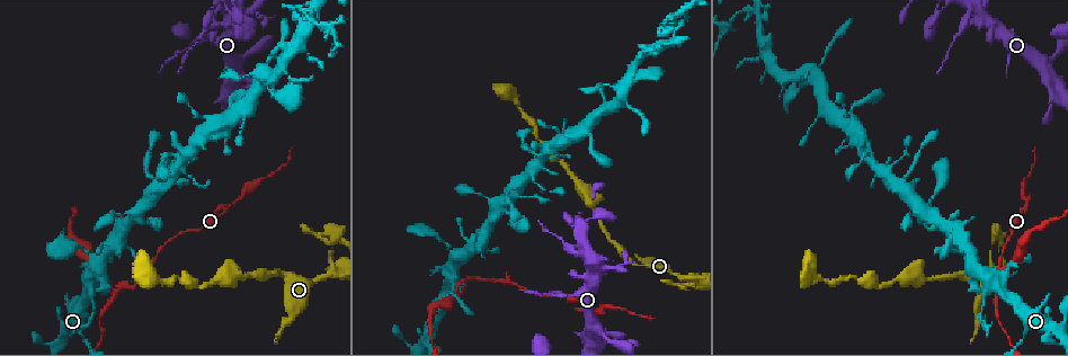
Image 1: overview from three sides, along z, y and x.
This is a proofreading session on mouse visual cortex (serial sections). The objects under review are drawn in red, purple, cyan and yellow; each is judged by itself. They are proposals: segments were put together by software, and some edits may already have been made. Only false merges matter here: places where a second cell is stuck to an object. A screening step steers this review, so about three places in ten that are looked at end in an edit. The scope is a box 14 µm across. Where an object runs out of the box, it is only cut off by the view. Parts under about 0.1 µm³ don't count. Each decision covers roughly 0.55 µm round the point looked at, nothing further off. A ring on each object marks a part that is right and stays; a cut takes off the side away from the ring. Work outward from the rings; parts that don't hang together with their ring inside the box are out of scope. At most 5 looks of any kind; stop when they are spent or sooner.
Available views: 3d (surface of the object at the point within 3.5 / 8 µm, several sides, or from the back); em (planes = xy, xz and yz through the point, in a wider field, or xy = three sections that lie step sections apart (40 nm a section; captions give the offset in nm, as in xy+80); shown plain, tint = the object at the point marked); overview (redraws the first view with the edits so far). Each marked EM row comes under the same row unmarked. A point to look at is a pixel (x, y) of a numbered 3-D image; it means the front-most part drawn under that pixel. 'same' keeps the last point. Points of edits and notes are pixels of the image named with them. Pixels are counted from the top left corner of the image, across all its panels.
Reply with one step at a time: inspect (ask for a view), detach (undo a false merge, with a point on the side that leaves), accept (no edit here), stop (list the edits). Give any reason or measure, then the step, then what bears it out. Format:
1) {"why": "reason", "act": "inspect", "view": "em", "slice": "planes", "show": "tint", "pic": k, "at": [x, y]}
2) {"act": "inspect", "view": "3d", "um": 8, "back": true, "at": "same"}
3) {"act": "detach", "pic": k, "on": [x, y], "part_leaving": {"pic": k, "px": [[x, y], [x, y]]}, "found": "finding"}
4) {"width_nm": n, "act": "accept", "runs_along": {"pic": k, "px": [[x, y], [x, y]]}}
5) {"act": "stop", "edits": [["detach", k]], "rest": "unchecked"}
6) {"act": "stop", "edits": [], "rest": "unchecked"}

{"why": "a fork", "act": "inspect", "view": "3d", "um": 8, "pic": 1, "at": [116, 291]}

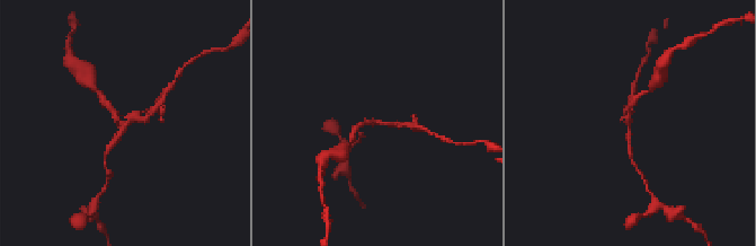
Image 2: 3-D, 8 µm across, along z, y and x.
{"arms": 3, "arm_widths_nm": [150, 150, 150], "why": "now the EM", "act": "inspect", "view": "em", "slice": "xy", "step": 1, "show": "tint", "pic": 2, "at": [380, 123]}

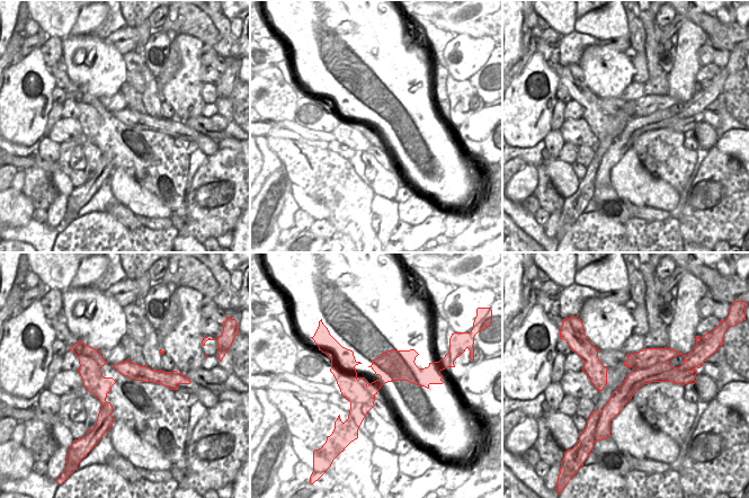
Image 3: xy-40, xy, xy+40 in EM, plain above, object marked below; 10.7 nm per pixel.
{"act": "detach", "pic": 2, "on": [107, 104], "part_leaving": {"pic": 2, "px": [[123, 124], [98, 93]]}, "found": "two cells meet here"}

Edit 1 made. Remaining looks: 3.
{"why": "abrupt turn", "act": "inspect", "view": "3d", "um": 3.5, "pic": 1, "at": [519, 185]}

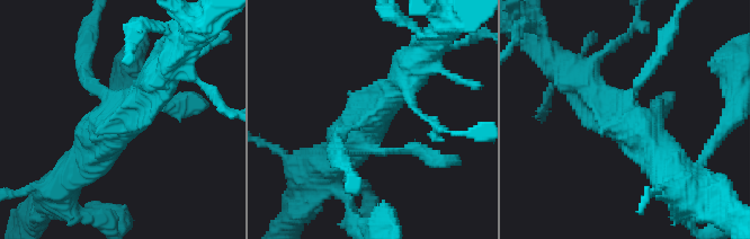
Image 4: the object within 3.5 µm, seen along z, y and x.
{"act": "inspect", "view": "em", "slice": "planes", "show": "tint", "pic": 4, "at": [364, 120]}

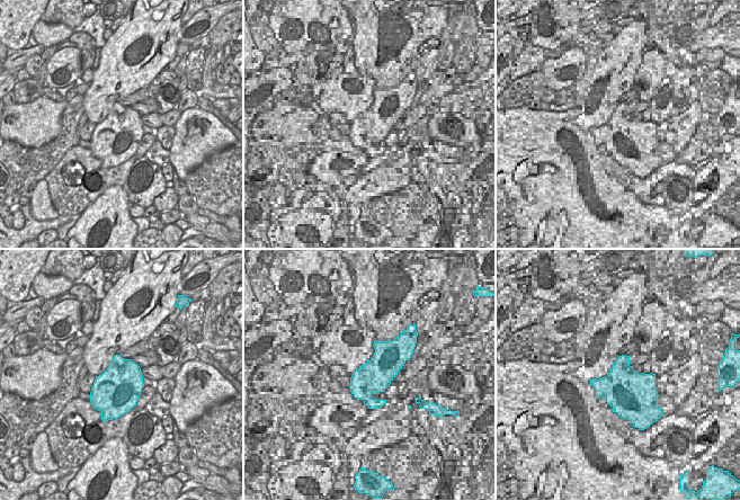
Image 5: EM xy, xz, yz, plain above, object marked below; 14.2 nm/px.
{"act": "inspect", "view": "em", "slice": "xy", "step": 1, "show": "tint", "at": "same"}

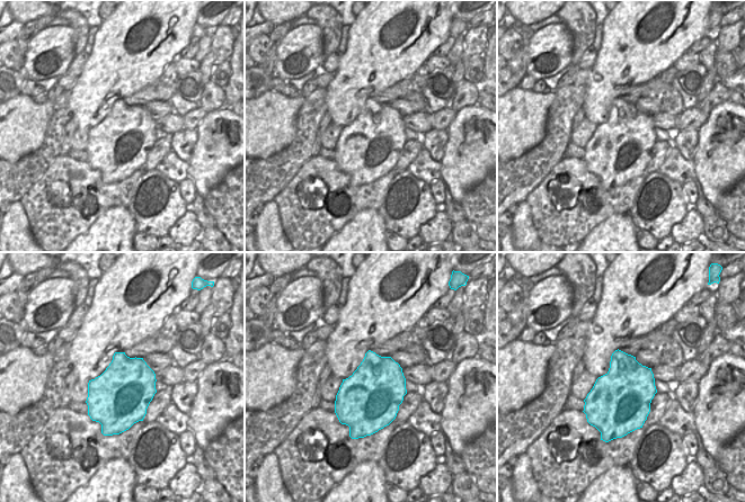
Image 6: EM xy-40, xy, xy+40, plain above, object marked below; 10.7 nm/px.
{"act": "accept", "found": "continuous, no second cell"}

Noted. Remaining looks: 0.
{"act": "stop", "edits": [["detach", 2]], "rest": "unchecked"}

